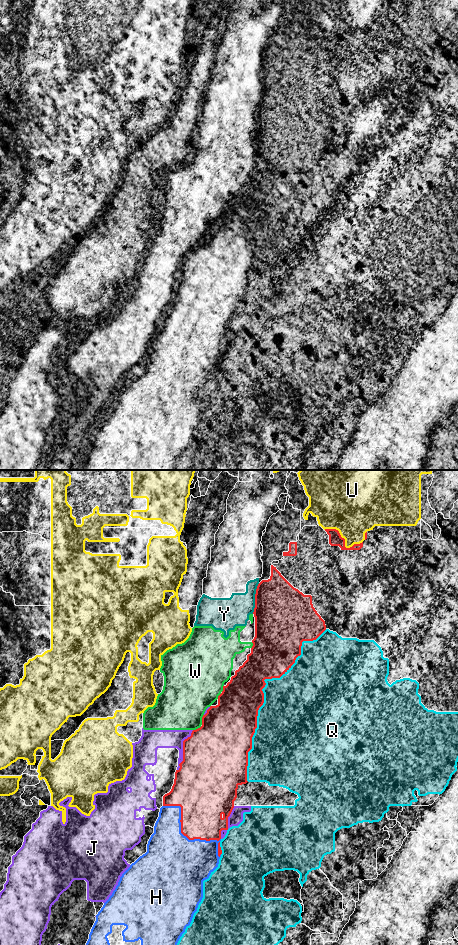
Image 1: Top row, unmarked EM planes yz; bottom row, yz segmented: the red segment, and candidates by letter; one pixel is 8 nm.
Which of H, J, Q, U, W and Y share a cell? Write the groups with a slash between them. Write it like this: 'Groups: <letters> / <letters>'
Groups: H / J / Q / U / W Y

